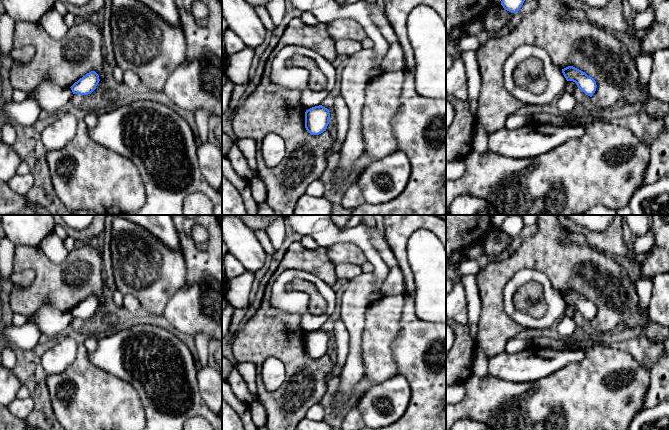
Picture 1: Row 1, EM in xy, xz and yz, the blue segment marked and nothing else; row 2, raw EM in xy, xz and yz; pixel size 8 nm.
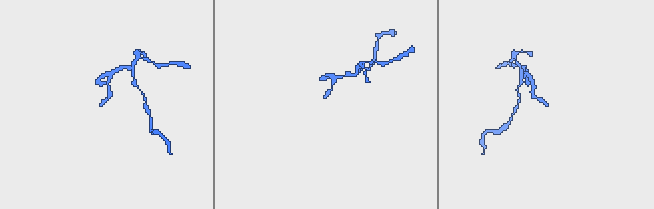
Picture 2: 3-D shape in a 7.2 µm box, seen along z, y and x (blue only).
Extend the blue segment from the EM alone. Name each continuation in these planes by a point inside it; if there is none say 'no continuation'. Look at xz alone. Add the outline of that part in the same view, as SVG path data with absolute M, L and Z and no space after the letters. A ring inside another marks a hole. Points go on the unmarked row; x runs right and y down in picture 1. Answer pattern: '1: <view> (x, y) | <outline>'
no continuation

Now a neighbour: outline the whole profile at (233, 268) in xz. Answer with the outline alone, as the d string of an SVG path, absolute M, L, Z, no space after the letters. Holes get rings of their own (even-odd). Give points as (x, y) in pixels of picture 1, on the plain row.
M227 254L224 258L225 273L228 280L242 275L245 267L231 254Z

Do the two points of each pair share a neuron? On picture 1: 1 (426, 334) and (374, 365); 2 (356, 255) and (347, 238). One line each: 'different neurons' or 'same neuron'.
1: different neurons
2: different neurons

